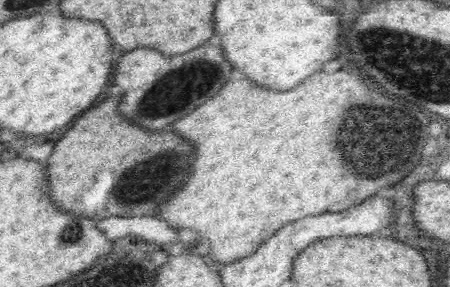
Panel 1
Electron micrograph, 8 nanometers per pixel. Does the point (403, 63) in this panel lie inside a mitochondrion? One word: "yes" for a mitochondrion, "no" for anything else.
yes

